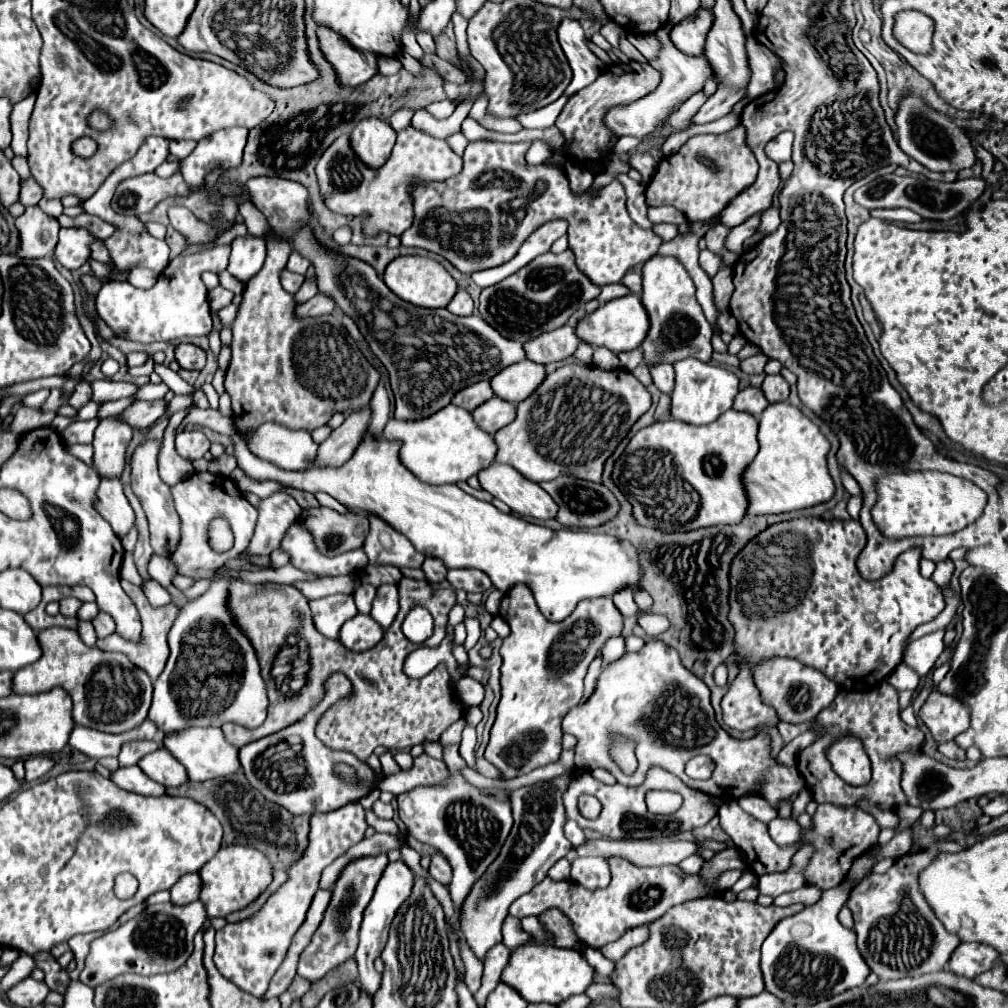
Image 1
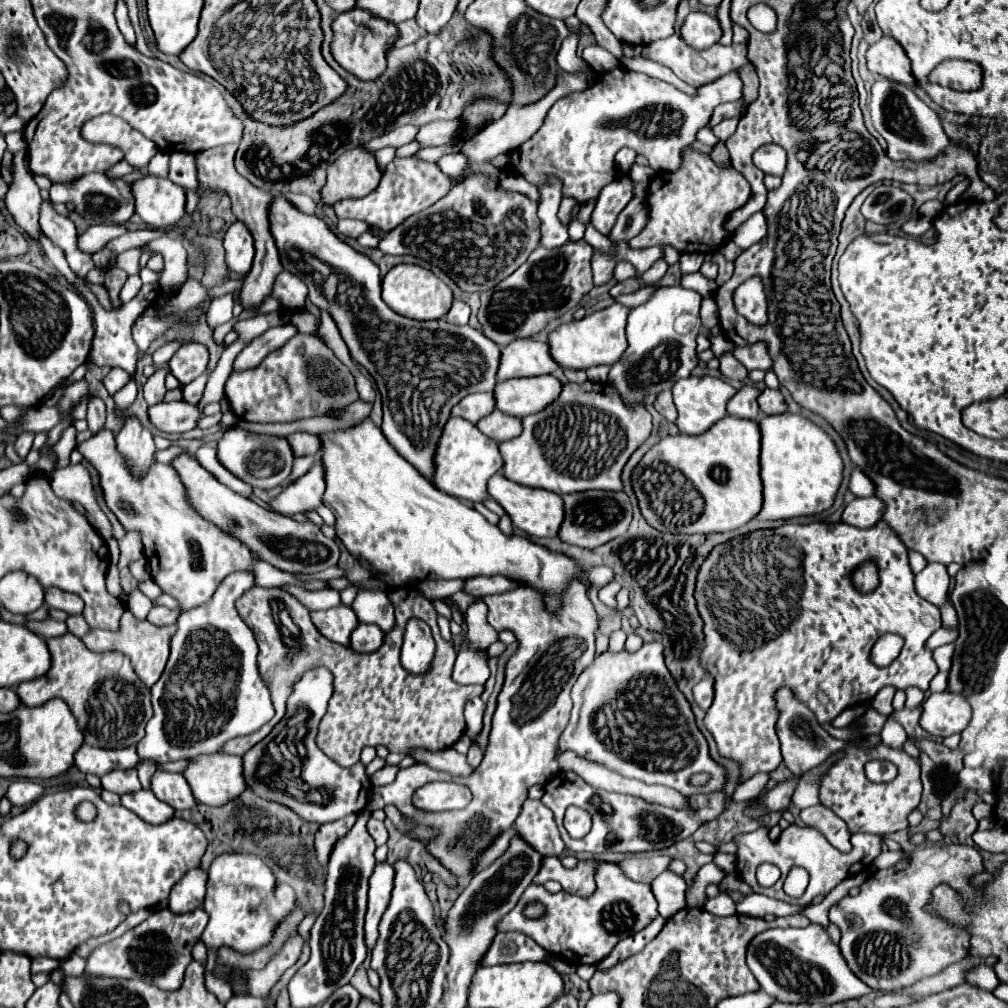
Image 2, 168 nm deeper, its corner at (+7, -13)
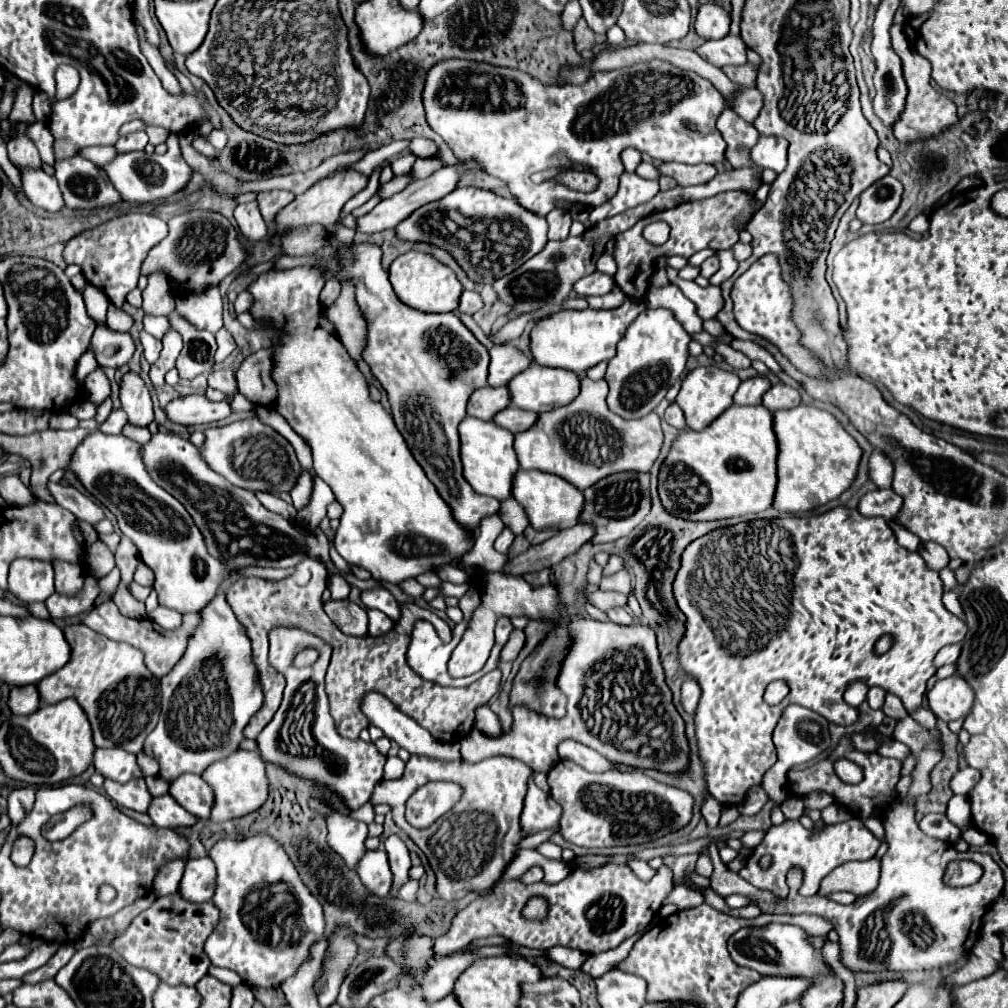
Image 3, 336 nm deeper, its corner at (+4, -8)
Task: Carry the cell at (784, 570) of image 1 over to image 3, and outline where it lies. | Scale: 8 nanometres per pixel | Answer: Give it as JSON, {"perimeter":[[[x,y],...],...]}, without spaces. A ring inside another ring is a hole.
{"perimeter":[[[837,506],[833,510],[827,510],[825,514],[811,516],[811,518],[787,516],[787,518],[773,518],[773,520],[751,520],[751,522],[739,522],[735,526],[729,526],[729,528],[713,530],[713,532],[701,536],[699,540],[695,540],[687,546],[687,550],[683,552],[681,570],[675,578],[673,588],[675,588],[677,604],[687,616],[687,632],[685,632],[685,638],[679,644],[679,662],[681,662],[681,666],[687,674],[691,674],[693,678],[699,680],[699,686],[703,690],[697,712],[695,712],[699,754],[705,762],[709,792],[723,806],[729,806],[729,804],[735,806],[735,804],[743,802],[745,796],[747,796],[747,790],[753,784],[761,784],[763,774],[775,764],[777,752],[775,752],[775,746],[773,746],[773,730],[775,730],[775,724],[781,718],[781,712],[789,704],[809,704],[809,710],[823,714],[829,722],[847,726],[847,724],[853,724],[857,720],[859,712],[843,702],[843,694],[845,694],[849,684],[853,684],[855,680],[863,680],[863,682],[867,682],[869,687],[878,686],[887,690],[887,692],[891,692],[891,694],[897,694],[903,700],[905,708],[909,712],[913,712],[923,702],[923,694],[927,690],[927,680],[937,672],[937,668],[933,664],[935,654],[947,644],[961,642],[965,632],[967,632],[967,624],[963,620],[959,620],[957,616],[949,614],[945,610],[943,602],[941,602],[943,584],[941,584],[939,574],[931,572],[925,566],[925,560],[917,552],[907,552],[903,546],[897,544],[895,534],[889,528],[889,522],[885,518],[865,518],[857,510],[849,510],[845,506]],[[711,626],[725,626],[725,644],[717,640]],[[883,634],[893,634],[895,644],[887,654],[877,656],[873,646],[875,646],[877,638],[883,636]],[[775,680],[785,680],[789,684],[791,692],[787,694],[787,698],[781,704],[769,706],[763,700],[763,692]]]}

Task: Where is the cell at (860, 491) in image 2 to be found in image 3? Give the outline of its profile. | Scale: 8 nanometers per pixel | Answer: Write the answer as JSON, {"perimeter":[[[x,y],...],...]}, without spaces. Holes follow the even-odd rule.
{"perimeter":[[[873,450],[869,458],[869,480],[877,488],[891,488],[891,480],[893,480],[891,460],[885,458],[879,450]]]}

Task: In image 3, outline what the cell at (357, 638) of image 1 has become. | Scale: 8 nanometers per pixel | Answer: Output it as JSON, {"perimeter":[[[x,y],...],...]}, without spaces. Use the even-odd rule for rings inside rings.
{"perimeter":[[[367,610],[369,614],[369,628],[367,628],[367,634],[377,638],[377,636],[383,636],[387,634],[391,628],[393,628],[393,622],[379,610]]]}

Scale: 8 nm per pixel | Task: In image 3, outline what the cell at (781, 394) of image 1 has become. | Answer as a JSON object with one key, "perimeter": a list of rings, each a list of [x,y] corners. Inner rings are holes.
{"perimeter":[[[777,384],[777,386],[771,386],[765,394],[763,394],[763,406],[769,408],[771,412],[775,410],[783,410],[783,408],[795,408],[799,406],[799,392],[791,386],[785,386],[785,384]]]}

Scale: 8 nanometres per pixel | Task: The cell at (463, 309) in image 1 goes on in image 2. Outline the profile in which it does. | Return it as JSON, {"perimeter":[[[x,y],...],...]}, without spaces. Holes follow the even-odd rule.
{"perimeter":[[[456,299],[452,303],[452,309],[446,315],[446,321],[448,323],[456,323],[456,325],[466,325],[468,323],[468,317],[470,317],[470,307],[464,301],[458,301]]]}

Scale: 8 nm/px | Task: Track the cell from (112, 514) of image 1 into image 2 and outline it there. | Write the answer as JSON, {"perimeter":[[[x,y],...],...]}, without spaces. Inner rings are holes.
{"perimeter":[[[68,465],[64,469],[56,469],[50,475],[50,487],[56,493],[56,497],[62,497],[66,501],[78,501],[86,507],[90,523],[98,529],[98,533],[104,539],[112,537],[112,527],[102,509],[96,503],[96,493],[92,489],[90,475],[84,465]]]}

